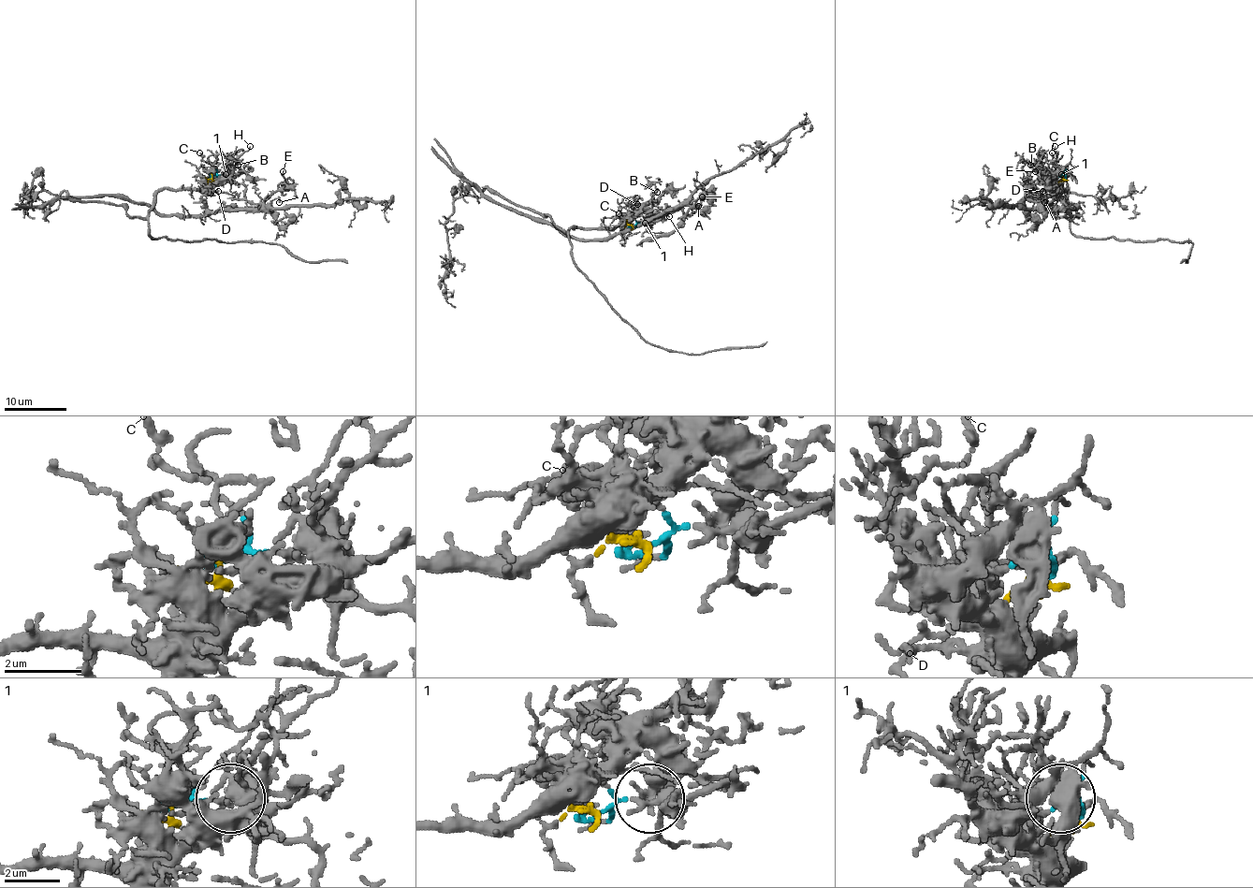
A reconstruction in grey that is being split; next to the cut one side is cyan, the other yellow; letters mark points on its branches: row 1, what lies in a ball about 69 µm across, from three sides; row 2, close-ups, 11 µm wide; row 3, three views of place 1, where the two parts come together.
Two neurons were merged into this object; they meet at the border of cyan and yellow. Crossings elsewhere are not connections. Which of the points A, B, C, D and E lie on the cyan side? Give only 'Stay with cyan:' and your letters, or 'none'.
Stay with cyan: A, E

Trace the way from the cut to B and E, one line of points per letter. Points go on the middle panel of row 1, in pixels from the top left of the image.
B: (630, 225), (628, 219), (651, 200), (651, 185), (656, 188), (656, 193)
E: (630, 225), (663, 219), (667, 213), (681, 210), (686, 214), (692, 214), (703, 200), (702, 197)

